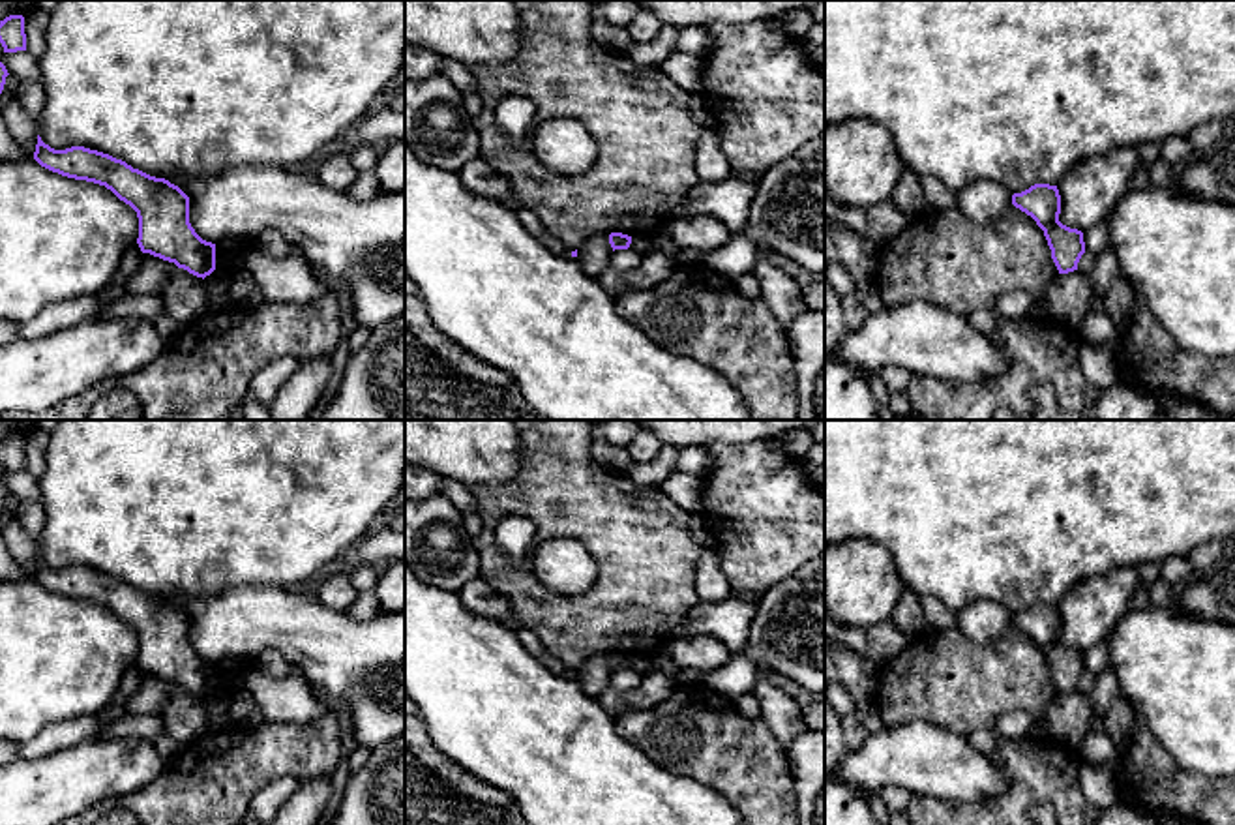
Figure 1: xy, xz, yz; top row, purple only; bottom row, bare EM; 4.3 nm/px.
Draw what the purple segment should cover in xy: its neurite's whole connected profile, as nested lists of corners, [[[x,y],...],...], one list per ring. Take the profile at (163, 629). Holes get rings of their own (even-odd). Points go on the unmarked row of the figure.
[[[39,555],[34,579],[62,596],[105,606],[129,624],[139,638],[137,664],[142,673],[174,682],[202,699],[216,690],[216,664],[202,660],[191,647],[189,617],[178,606],[97,570],[54,570]]]

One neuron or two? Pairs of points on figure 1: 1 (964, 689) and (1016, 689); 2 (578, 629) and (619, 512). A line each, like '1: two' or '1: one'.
1: one
2: one

